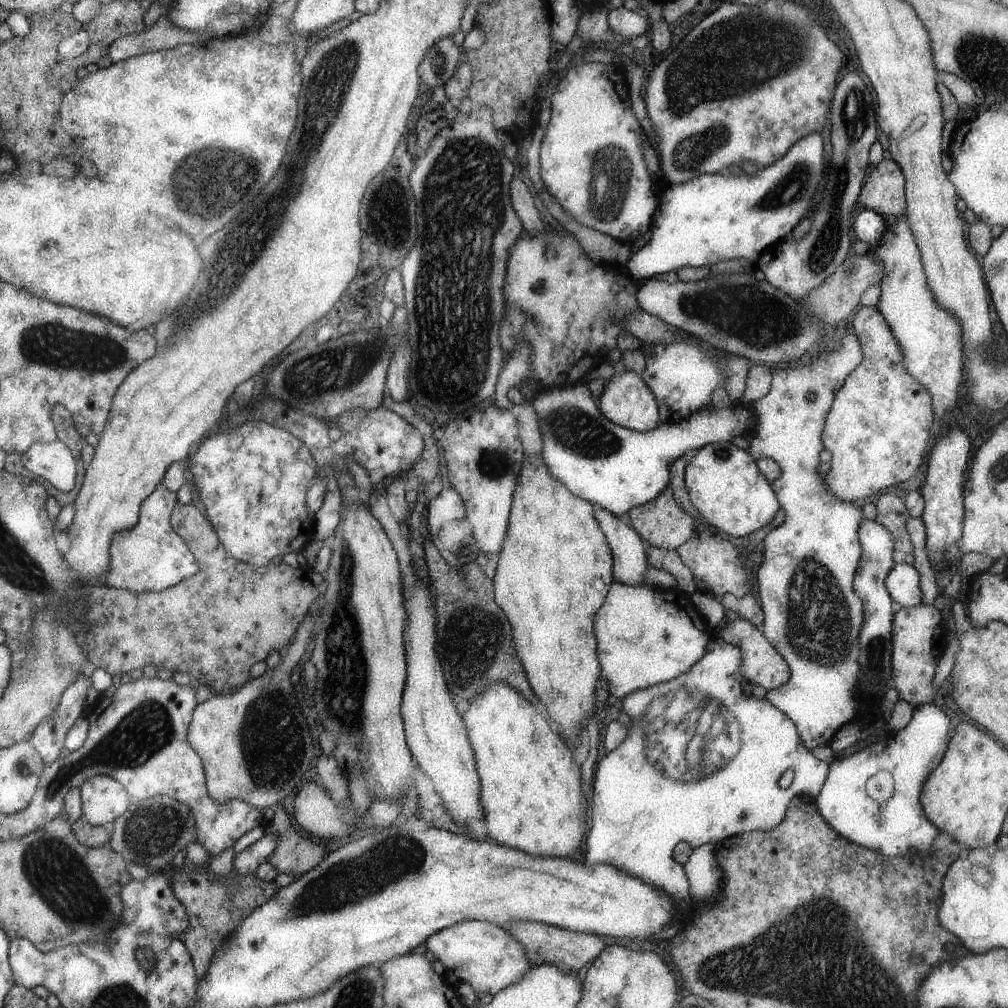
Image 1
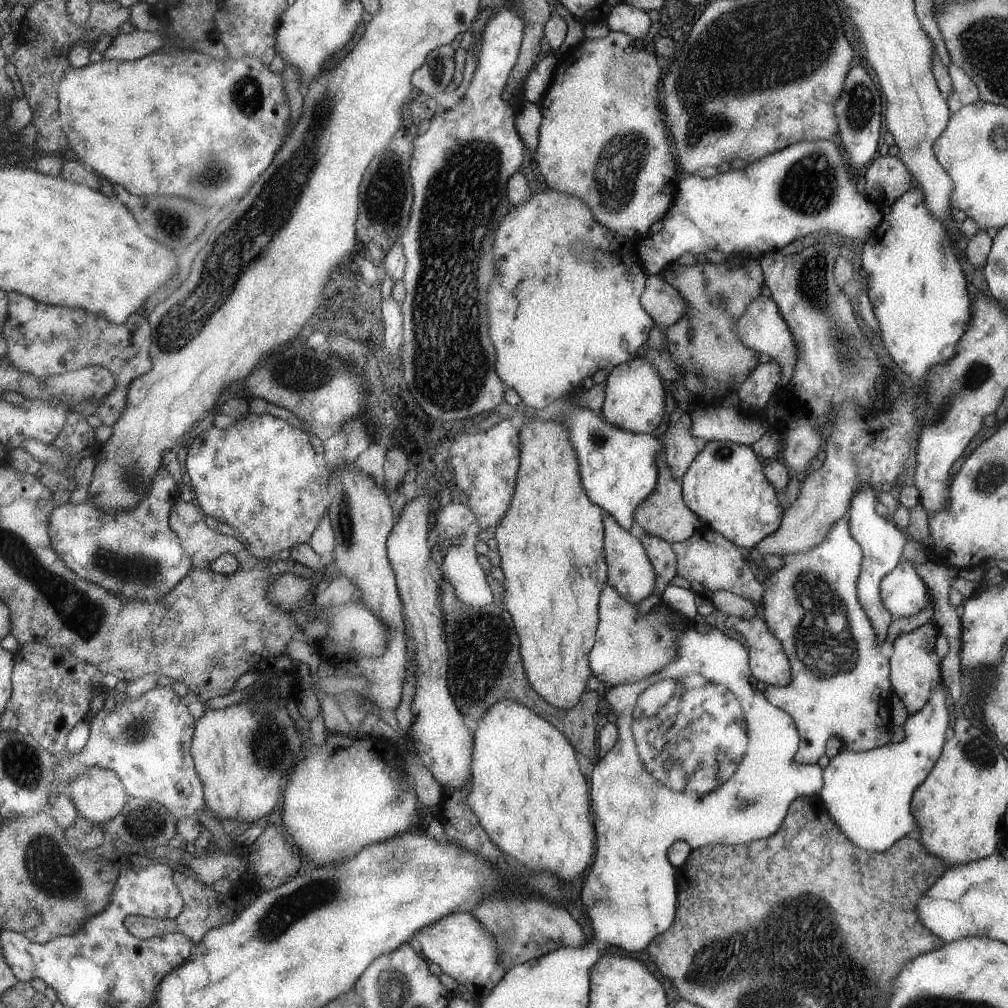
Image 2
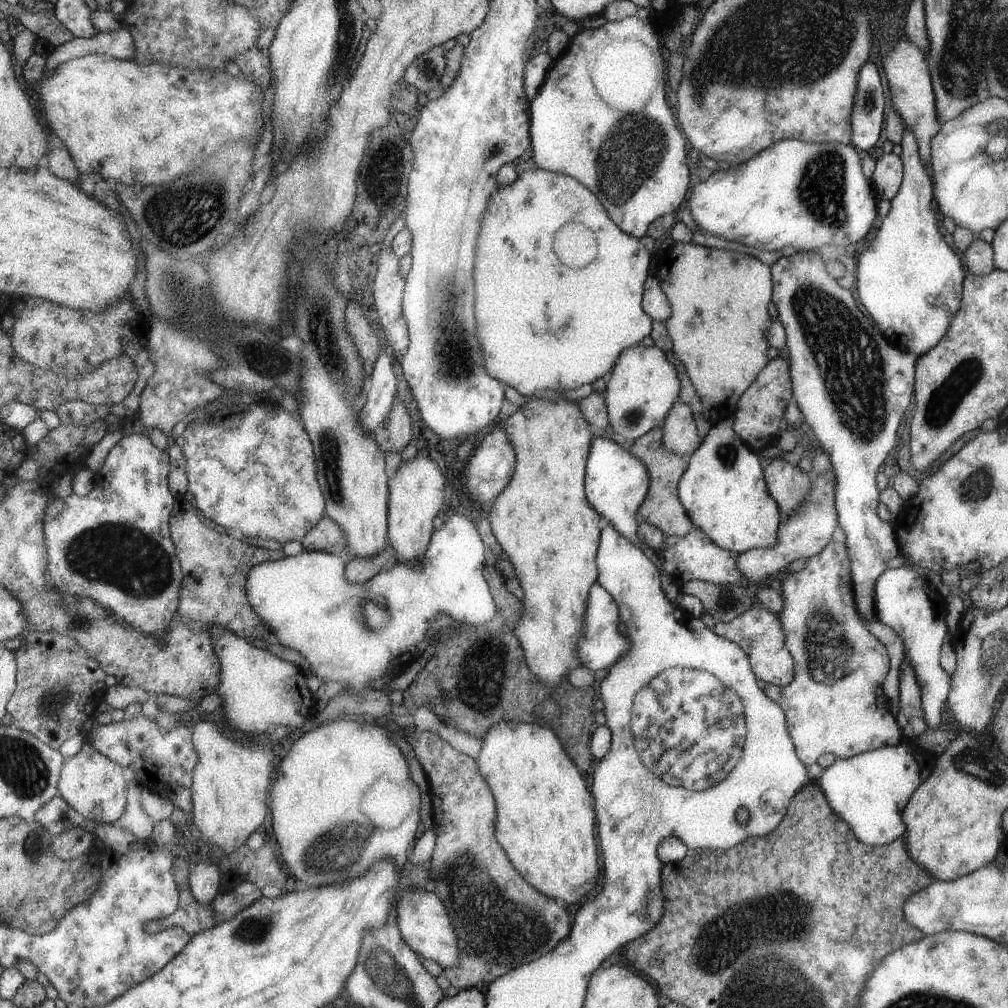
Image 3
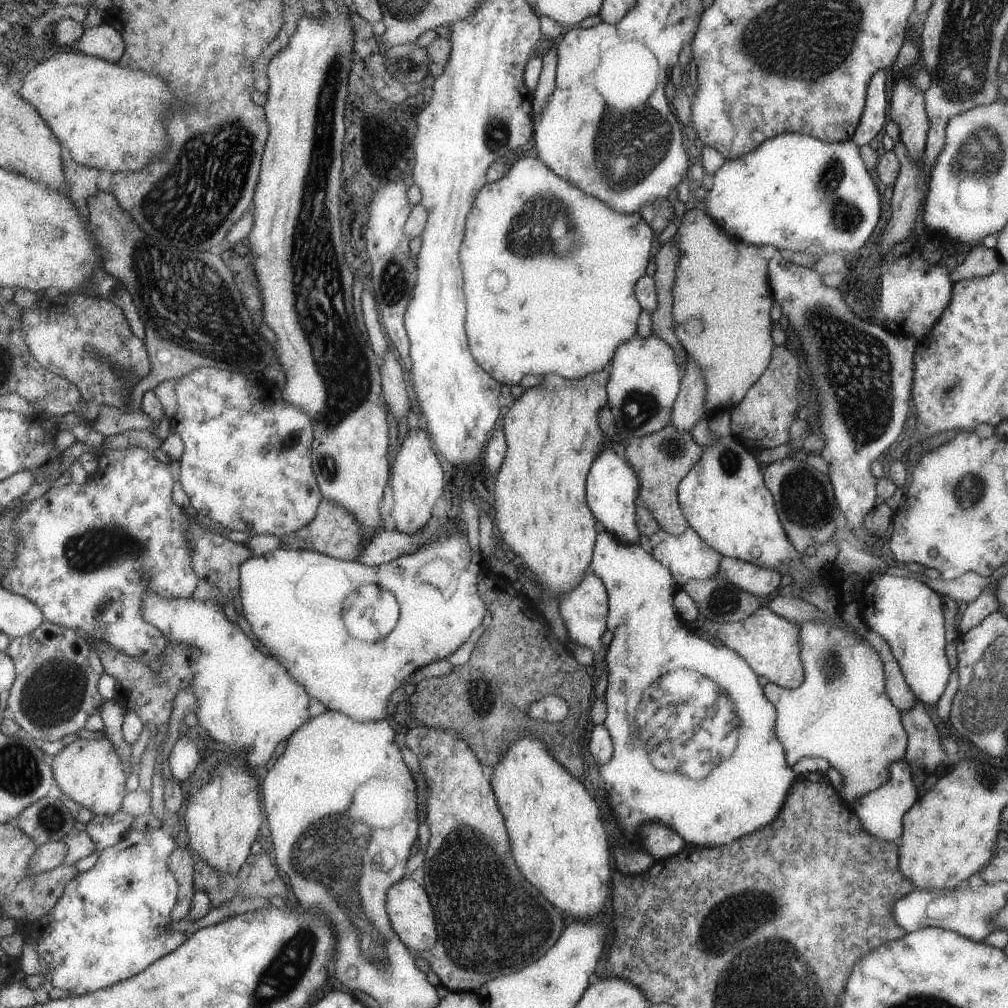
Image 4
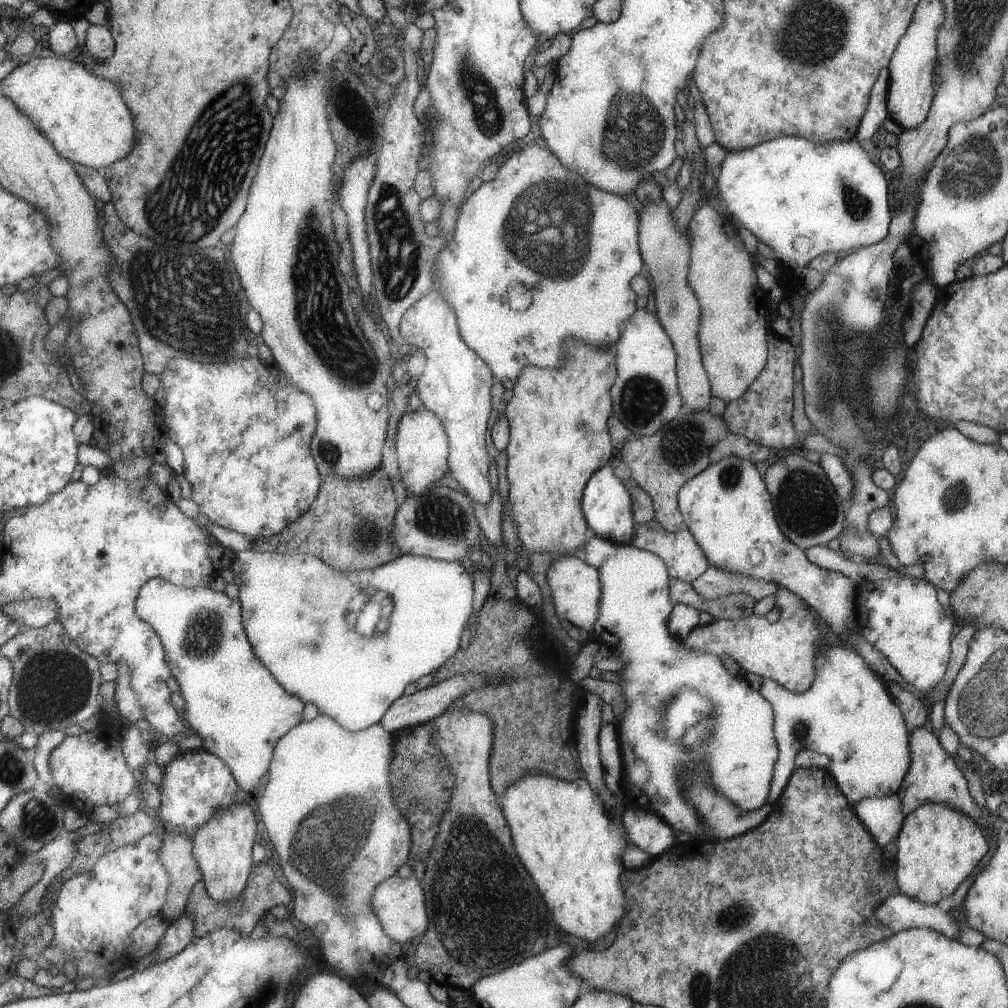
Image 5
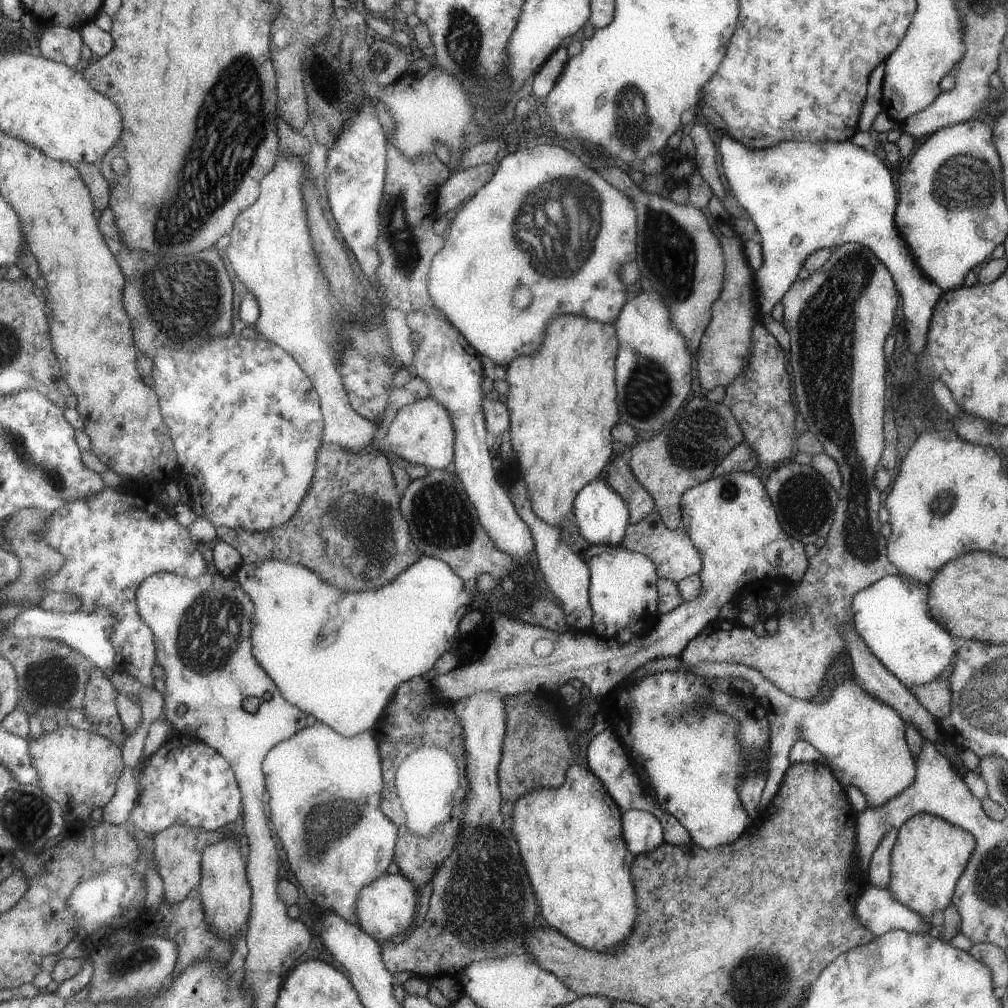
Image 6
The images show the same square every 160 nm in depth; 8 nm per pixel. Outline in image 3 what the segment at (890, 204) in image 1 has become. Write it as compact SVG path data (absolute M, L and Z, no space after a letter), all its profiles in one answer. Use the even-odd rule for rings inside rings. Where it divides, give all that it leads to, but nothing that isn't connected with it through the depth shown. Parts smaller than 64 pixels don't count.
M889 153L876 160L871 182L879 200L893 200L902 185L903 164L900 156Z

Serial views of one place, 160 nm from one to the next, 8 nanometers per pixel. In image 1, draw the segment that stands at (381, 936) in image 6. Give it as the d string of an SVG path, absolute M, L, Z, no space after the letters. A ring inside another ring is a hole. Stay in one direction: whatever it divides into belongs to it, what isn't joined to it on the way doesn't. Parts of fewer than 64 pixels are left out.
M464 920L442 928L430 934L421 949L441 962L454 983L467 982L481 1001L517 982L532 967L522 943L485 920Z

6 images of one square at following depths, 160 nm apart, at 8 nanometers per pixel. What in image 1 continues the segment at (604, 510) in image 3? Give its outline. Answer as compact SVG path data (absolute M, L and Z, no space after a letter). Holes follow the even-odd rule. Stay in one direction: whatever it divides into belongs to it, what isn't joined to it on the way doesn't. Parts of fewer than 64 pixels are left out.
M554 386L539 392L532 407L537 415L538 427L542 438L541 458L571 492L592 505L610 511L621 517L634 506L645 504L658 496L670 480L670 466L676 458L687 450L705 446L715 441L731 441L735 436L747 436L749 428L755 424L749 404L719 409L703 407L691 416L677 422L659 423L654 429L645 432L629 430L608 420L595 406L587 386Z

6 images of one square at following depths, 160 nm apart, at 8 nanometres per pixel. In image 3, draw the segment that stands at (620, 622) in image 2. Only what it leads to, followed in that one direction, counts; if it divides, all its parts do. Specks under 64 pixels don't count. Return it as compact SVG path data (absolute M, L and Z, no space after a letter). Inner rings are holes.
M599 584L591 586L590 593L587 594L587 610L583 616L583 630L581 630L581 640L579 640L580 665L587 669L597 672L597 670L609 670L611 666L615 666L615 662L619 662L619 658L623 658L623 654L627 654L627 650L631 648L629 638L617 631L619 624L619 608L609 592L603 590Z

